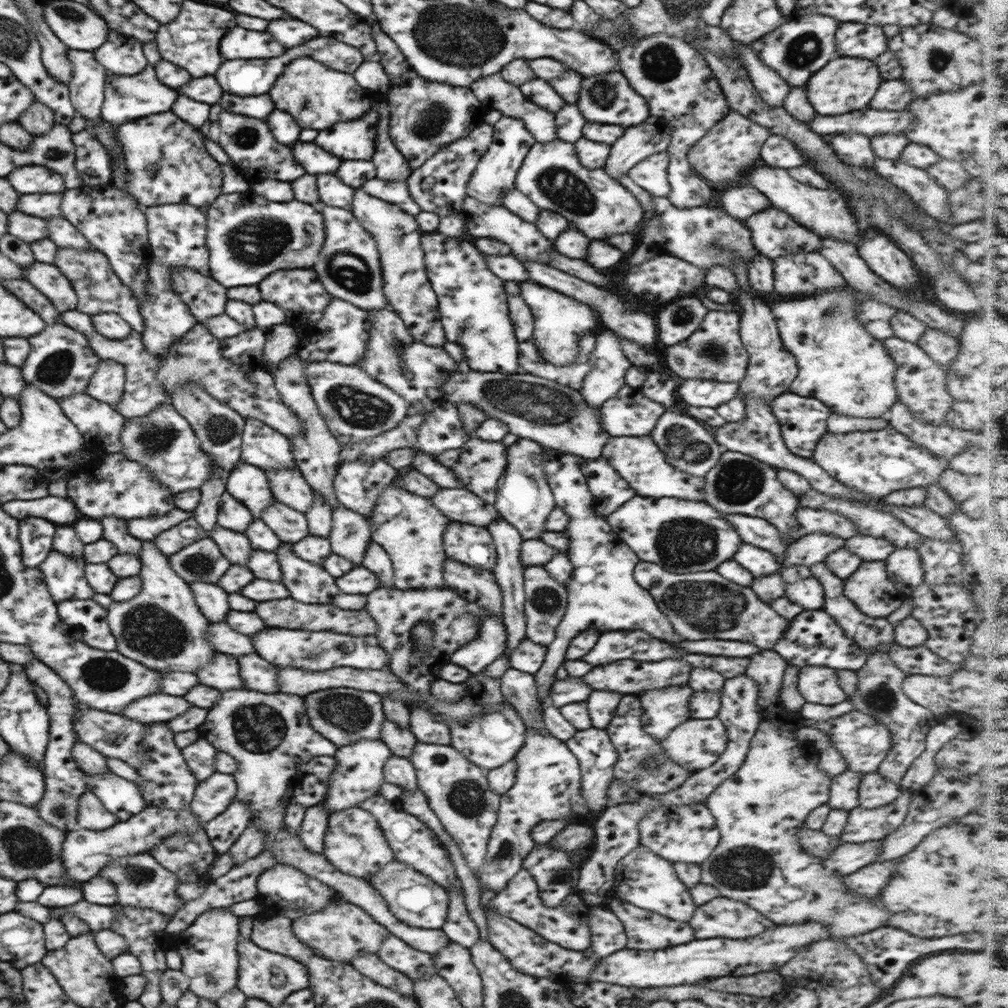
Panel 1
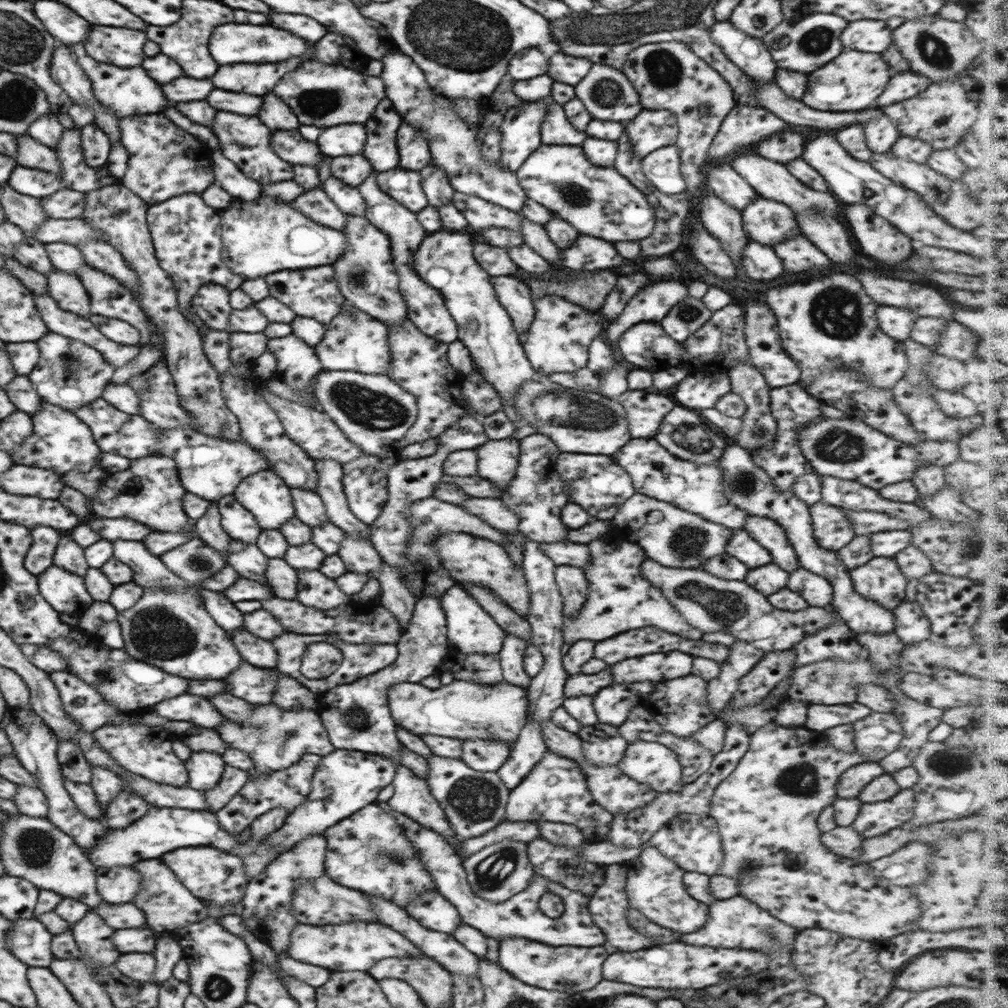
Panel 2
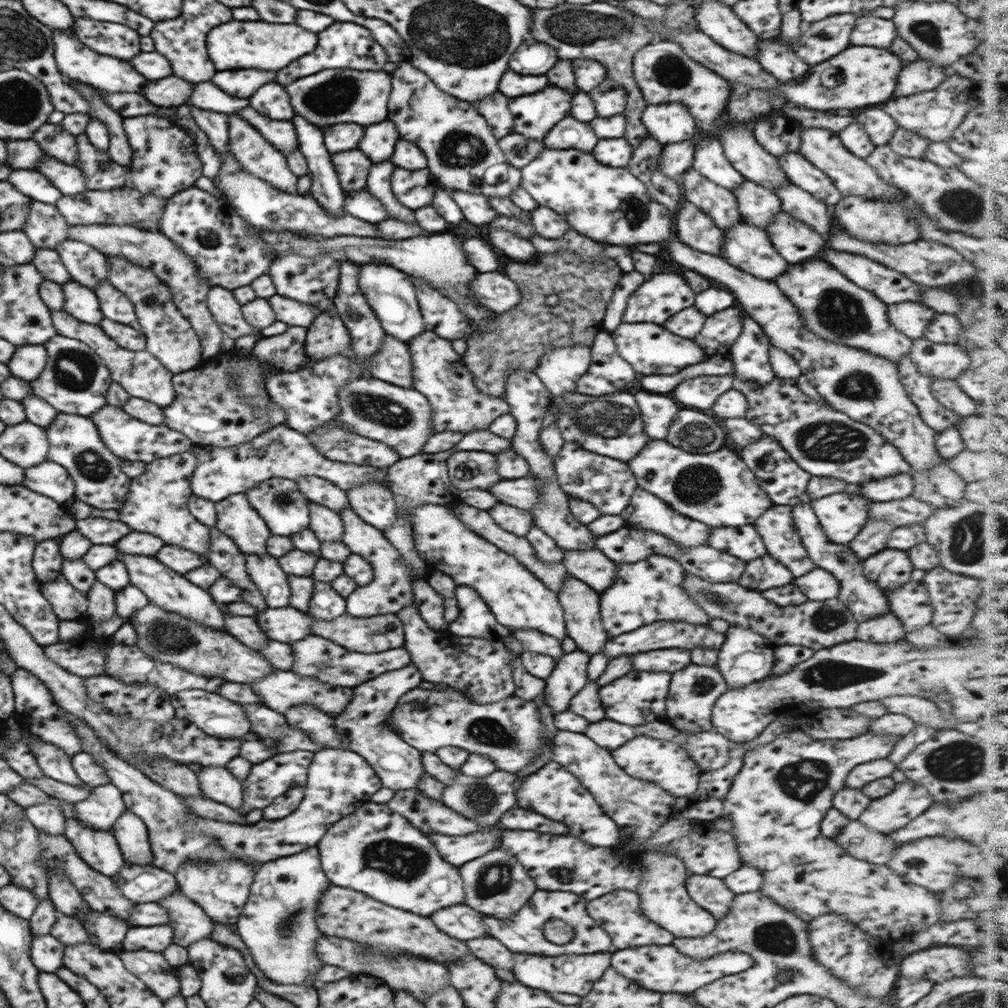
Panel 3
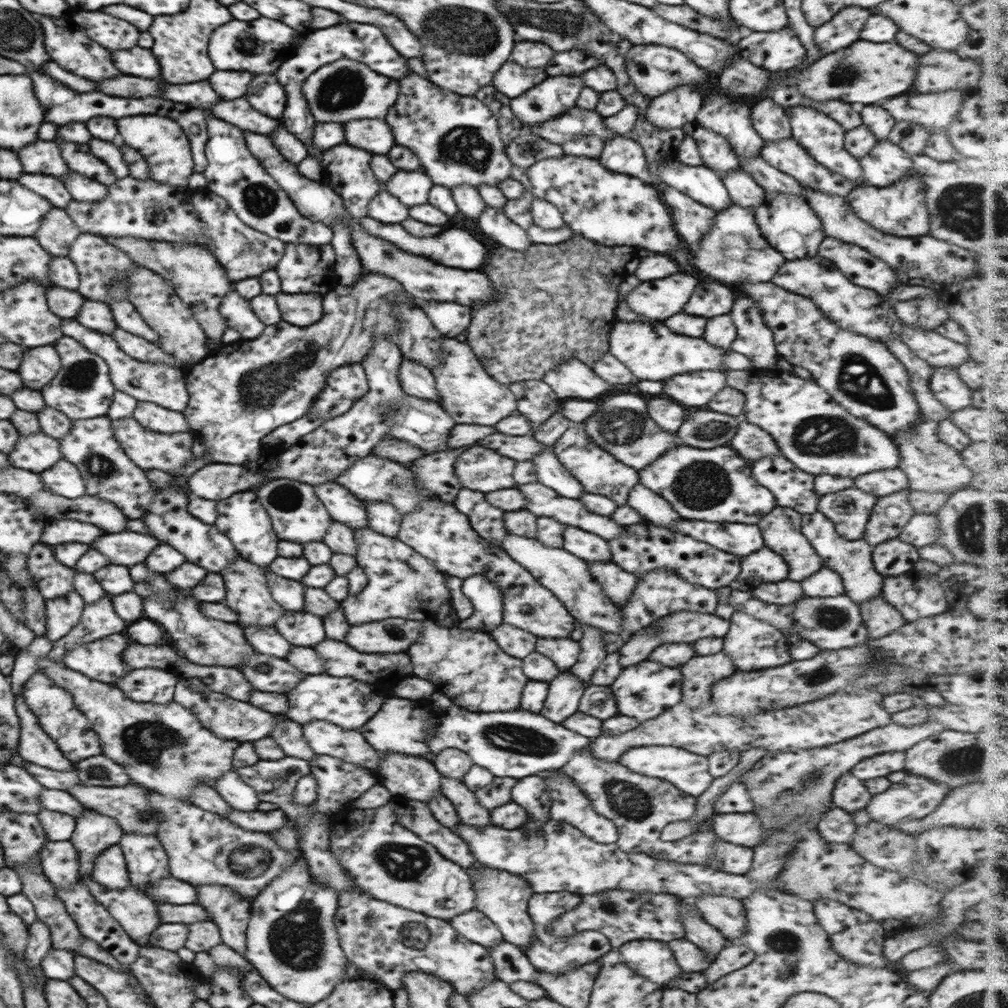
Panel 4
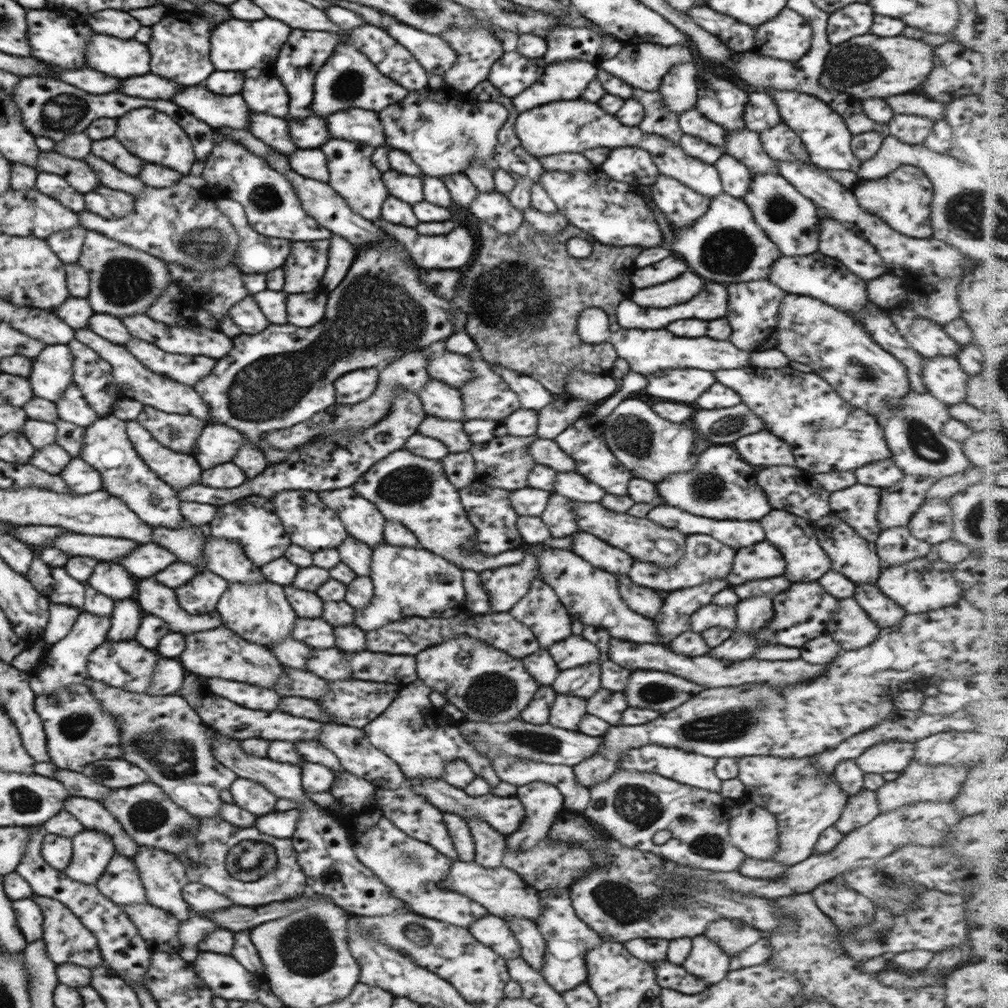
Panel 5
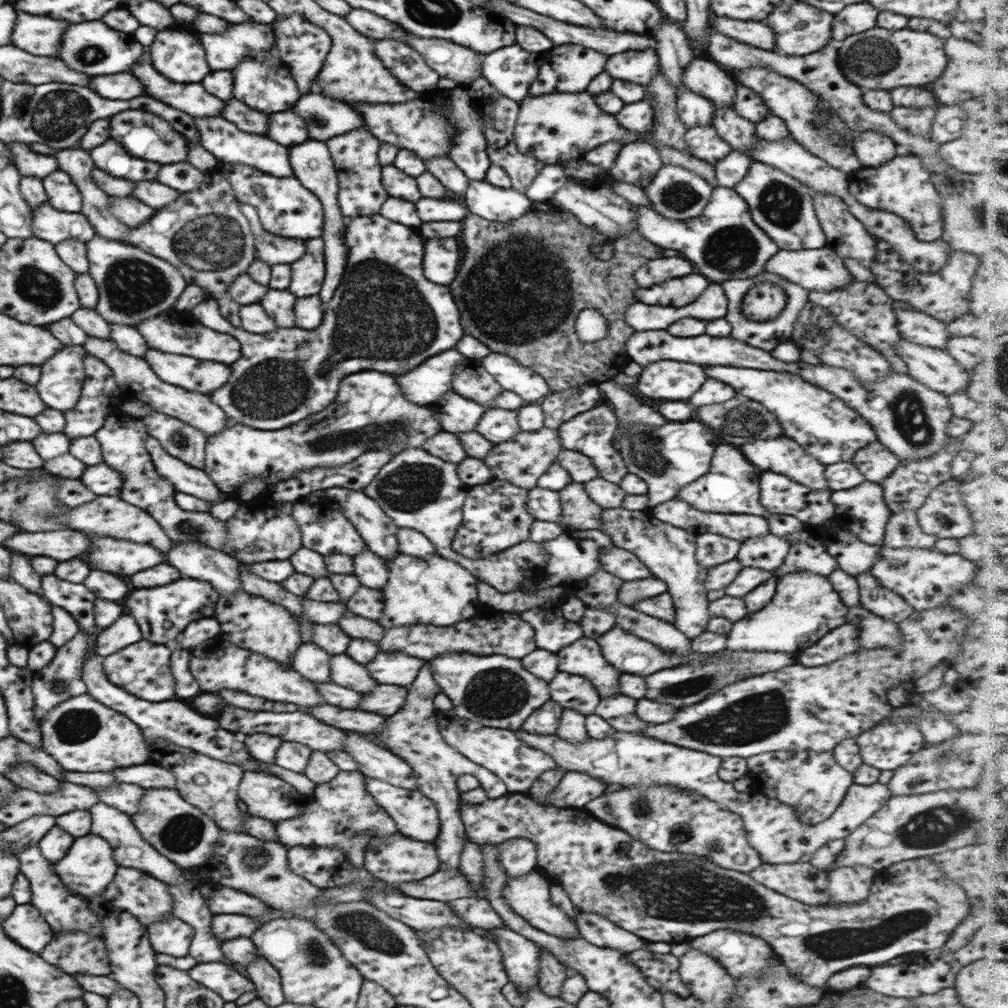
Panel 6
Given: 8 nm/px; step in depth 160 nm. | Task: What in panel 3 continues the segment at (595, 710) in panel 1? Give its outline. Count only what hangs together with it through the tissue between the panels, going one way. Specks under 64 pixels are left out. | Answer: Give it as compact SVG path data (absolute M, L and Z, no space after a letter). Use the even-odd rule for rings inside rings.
M628 672L626 676L601 686L599 695L606 711L606 719L633 727L656 722L660 716L663 719L666 712L664 700L668 696L668 684L670 684L670 674L666 672Z

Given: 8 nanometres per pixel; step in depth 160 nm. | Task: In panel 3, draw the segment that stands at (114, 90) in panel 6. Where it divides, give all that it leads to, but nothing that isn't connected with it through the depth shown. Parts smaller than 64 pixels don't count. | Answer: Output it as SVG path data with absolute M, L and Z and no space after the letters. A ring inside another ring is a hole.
M212 82L196 84L192 96L188 98L188 104L202 108L202 110L212 110L212 112L222 112L222 114L232 114L248 106L246 98L234 98L224 94L220 88L216 88Z

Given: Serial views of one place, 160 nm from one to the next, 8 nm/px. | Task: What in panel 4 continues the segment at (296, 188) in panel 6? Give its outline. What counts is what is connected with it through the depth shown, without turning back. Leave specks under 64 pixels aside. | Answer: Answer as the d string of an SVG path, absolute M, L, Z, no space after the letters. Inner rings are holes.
M206 114L206 125L209 137L205 147L207 168L202 174L206 178L207 191L224 198L244 224L284 244L331 244L331 228L323 222L305 217L296 208L289 194L264 171L260 161L248 150L240 128L216 118L214 114Z

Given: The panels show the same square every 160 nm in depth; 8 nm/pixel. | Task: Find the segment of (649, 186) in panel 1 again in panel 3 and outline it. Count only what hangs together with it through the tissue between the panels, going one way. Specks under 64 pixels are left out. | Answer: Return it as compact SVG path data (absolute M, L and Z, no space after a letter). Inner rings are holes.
M693 141L676 142L664 146L660 156L662 174L678 182L680 177L693 167L695 147Z

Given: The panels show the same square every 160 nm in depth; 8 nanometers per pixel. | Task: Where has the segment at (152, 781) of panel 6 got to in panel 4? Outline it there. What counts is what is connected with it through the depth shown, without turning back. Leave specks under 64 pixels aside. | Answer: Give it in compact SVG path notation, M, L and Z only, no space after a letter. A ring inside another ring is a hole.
M103 755L78 761L74 764L74 770L77 771L81 784L86 786L119 787L132 782L123 766Z

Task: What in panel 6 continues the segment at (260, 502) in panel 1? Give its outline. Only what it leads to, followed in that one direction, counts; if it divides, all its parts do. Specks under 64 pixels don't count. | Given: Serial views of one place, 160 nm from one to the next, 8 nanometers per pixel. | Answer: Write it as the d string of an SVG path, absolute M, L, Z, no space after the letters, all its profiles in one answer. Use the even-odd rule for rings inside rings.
M304 497L293 501L290 505L292 518L295 518L300 529L302 547L318 551L324 557L334 553L355 557L356 554L368 549L354 525L340 511L327 508L319 500L315 503L308 502Z

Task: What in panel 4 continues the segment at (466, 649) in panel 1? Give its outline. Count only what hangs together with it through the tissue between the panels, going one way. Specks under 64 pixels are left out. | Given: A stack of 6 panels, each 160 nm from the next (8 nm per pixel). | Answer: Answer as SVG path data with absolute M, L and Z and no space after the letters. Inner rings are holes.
M476 575L465 578L462 584L462 593L466 599L470 599L474 614L470 618L459 621L459 629L472 629L474 631L483 628L496 628L503 620L504 595L494 581L488 577Z

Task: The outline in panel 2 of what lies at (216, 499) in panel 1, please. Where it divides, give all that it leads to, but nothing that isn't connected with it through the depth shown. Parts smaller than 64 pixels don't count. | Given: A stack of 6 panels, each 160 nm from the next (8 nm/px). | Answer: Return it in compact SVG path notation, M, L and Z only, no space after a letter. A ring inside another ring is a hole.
M116 182L114 185L104 185L102 188L85 193L83 219L92 227L104 233L104 239L122 254L125 262L136 272L139 280L137 298L140 308L149 316L164 335L165 360L168 371L174 379L180 406L185 408L195 428L206 436L222 440L241 440L241 428L237 416L226 406L219 373L210 364L202 348L202 339L198 326L181 313L177 303L177 292L172 279L165 274L158 264L152 243L145 203L135 192ZM209 501L206 512L194 521L194 531L200 540L217 550L225 560L231 536L221 525L217 501Z

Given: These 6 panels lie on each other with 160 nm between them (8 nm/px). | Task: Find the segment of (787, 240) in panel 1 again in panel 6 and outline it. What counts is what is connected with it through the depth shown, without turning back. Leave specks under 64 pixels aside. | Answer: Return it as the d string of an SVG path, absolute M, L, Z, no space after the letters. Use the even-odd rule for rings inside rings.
M732 151L713 166L715 169L715 185L734 188L744 180L752 162L753 160L742 152Z

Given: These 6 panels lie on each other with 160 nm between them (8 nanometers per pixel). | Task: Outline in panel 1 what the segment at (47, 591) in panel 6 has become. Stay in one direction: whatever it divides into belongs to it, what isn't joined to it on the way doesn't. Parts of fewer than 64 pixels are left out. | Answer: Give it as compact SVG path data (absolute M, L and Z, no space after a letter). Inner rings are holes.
M26 517L19 521L19 541L22 560L29 567L40 567L53 549L53 536L57 525L46 519Z

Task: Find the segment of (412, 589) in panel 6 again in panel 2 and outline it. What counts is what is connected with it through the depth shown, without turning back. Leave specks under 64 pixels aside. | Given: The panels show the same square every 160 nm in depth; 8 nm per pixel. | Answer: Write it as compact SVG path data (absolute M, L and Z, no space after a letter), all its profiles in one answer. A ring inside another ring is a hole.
M313 459L318 484L315 492L326 507L327 518L339 526L346 535L370 539L369 525L358 520L352 511L343 491L343 465L332 459Z

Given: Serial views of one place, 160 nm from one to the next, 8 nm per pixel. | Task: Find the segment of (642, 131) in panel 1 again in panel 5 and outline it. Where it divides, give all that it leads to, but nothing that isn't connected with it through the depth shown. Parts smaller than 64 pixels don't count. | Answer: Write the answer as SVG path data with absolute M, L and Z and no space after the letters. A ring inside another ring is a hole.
M692 61L681 62L663 78L659 90L670 113L680 116L696 107L698 72Z

